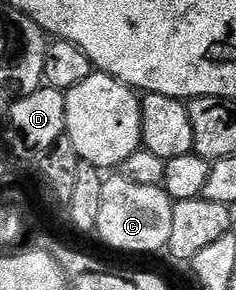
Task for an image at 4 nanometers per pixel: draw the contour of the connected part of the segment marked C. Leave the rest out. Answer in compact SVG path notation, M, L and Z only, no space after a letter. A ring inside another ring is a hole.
M119 173L105 178L102 185L102 201L98 212L98 225L95 234L108 247L116 251L161 251L170 241L170 213L173 199L164 192L163 187L137 185L126 181Z

